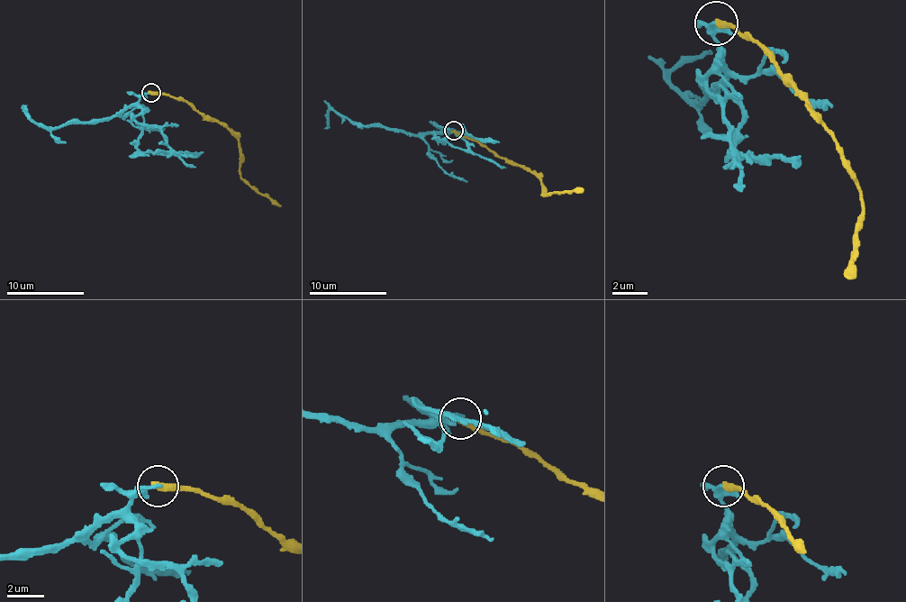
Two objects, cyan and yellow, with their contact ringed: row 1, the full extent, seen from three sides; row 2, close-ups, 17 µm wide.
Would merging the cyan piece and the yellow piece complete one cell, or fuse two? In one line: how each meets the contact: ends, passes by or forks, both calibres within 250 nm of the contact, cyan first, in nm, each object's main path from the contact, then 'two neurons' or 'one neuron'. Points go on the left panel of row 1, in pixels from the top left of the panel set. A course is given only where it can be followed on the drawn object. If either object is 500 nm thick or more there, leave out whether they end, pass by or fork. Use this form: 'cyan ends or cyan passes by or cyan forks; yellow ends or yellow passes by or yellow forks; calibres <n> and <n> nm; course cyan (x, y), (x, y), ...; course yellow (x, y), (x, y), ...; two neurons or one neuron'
cyan ends; yellow ends; calibres 200 and 400 nm; course cyan (150, 93), (145, 93), (112, 116), (61, 124), (54, 128), (40, 126), (29, 116), (26, 108), (21, 106); course yellow (150, 93), (181, 97), (197, 111), (220, 122), (238, 140), (241, 177), (280, 205); two neurons

